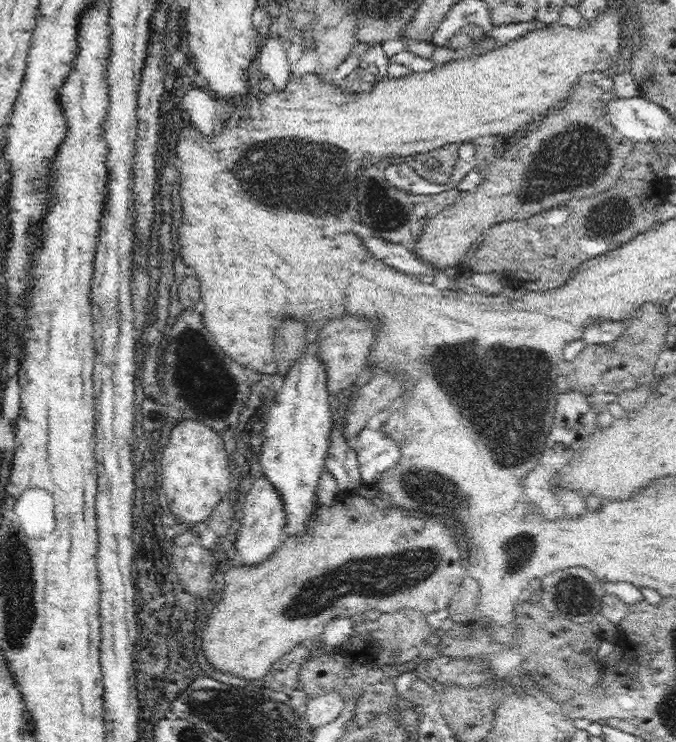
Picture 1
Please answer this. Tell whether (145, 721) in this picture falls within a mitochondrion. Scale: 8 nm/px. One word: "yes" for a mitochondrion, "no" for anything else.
no

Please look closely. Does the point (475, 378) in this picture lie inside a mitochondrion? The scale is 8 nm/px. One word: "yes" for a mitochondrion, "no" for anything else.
yes

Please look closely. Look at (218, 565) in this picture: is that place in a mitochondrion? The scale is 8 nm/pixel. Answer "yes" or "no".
no

